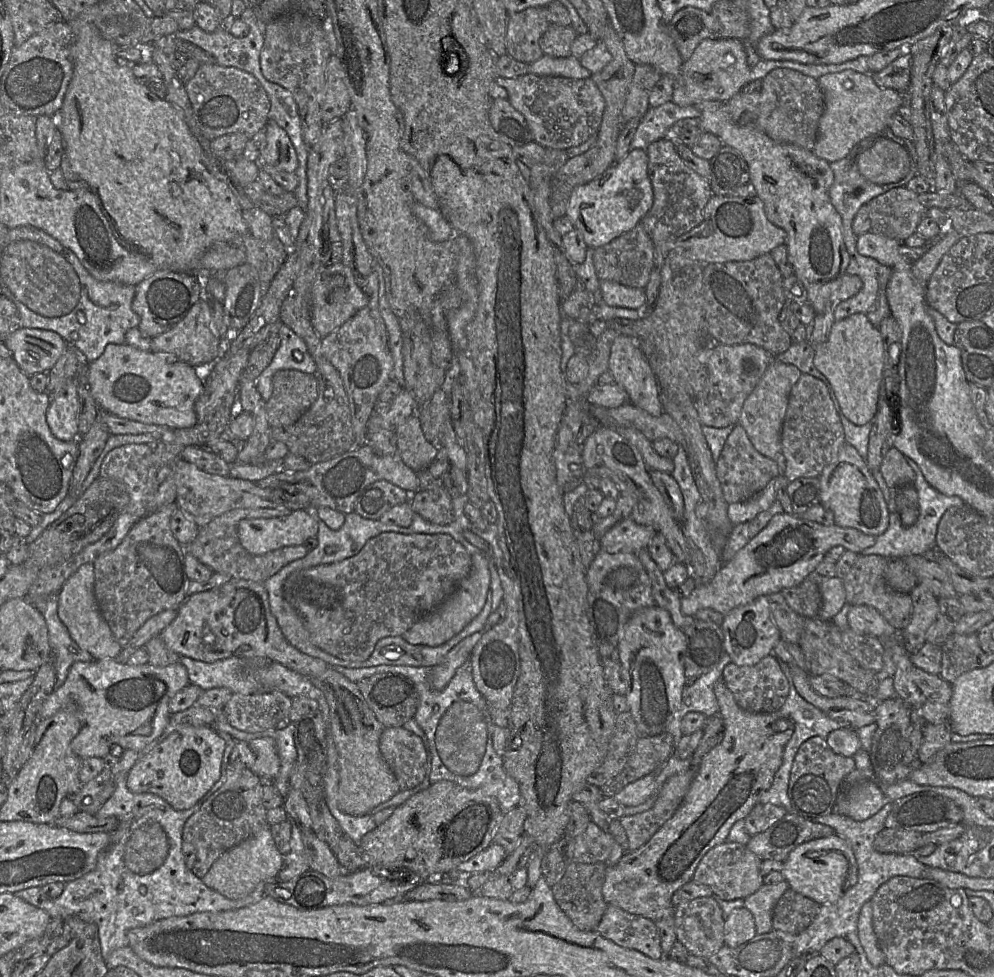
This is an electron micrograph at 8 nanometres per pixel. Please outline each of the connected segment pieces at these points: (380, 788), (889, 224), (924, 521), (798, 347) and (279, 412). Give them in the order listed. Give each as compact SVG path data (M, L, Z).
M231 579L219 587L187 596L175 619L159 636L172 652L206 663L230 657L278 662L307 677L320 689L329 706L328 731L338 754L337 805L342 812L373 815L372 810L378 804L399 791L396 777L379 750L384 727L366 704L357 684L323 660L306 655L288 643L270 611L263 583Z
M901 186L870 200L867 203L870 231L904 243L916 234L917 225L928 210L921 204L918 195L906 186Z
M910 458L907 461L911 468L914 470L916 479L914 486L918 493L919 516L917 521L911 526L904 526L901 522L900 512L894 512L894 498L897 494L898 488L889 488L890 501L888 504L889 509L889 524L885 532L876 538L873 546L864 549L862 555L880 555L887 559L904 558L909 555L929 555L936 549L936 533L939 521L945 511L952 507L963 505L963 500L958 496L947 496L940 493L933 488L925 479L919 466Z
M809 342L792 344L787 351L778 354L775 358L786 364L795 365L802 373L810 374L825 383L829 390L834 407L843 414L839 402L834 393L833 387L827 377L825 377L814 365L815 349Z
M294 369L280 370L274 374L272 383L273 392L266 403L271 428L294 424L319 395L315 374Z

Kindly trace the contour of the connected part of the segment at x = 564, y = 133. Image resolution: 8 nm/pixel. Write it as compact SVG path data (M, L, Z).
M528 73L516 78L496 77L495 80L507 90L510 104L525 118L533 141L544 148L567 150L598 133L605 100L591 77L572 79Z

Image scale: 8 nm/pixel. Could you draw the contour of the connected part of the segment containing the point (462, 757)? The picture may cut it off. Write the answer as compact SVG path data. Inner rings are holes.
M470 660L458 668L453 678L442 690L434 690L429 683L429 667L406 665L378 665L377 673L398 673L410 679L419 696L414 720L424 732L426 747L431 754L429 780L452 782L466 789L479 789L493 796L502 812L521 805L517 782L504 768L502 756L492 745L493 723L488 704L477 690L471 672Z

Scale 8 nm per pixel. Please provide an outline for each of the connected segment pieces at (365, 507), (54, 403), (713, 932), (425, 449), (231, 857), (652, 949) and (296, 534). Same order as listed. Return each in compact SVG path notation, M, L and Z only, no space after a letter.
M378 480L360 493L354 511L363 518L380 520L392 507L410 501L410 495L387 480Z
M76 379L66 384L59 393L51 395L46 419L52 434L59 440L72 441L78 432L79 396Z
M699 897L675 907L677 940L690 954L709 958L724 944L724 918L713 897Z
M417 413L395 428L395 437L398 454L417 473L426 469L437 455L439 445L426 439Z
M265 827L223 853L201 879L209 888L236 900L249 895L259 882L277 878L282 863L283 855L277 850L269 827Z
M607 905L595 931L621 947L637 950L652 959L664 957L655 922L617 906Z
M295 510L277 518L242 519L238 524L240 543L252 555L303 545L317 533L318 521L313 510Z

